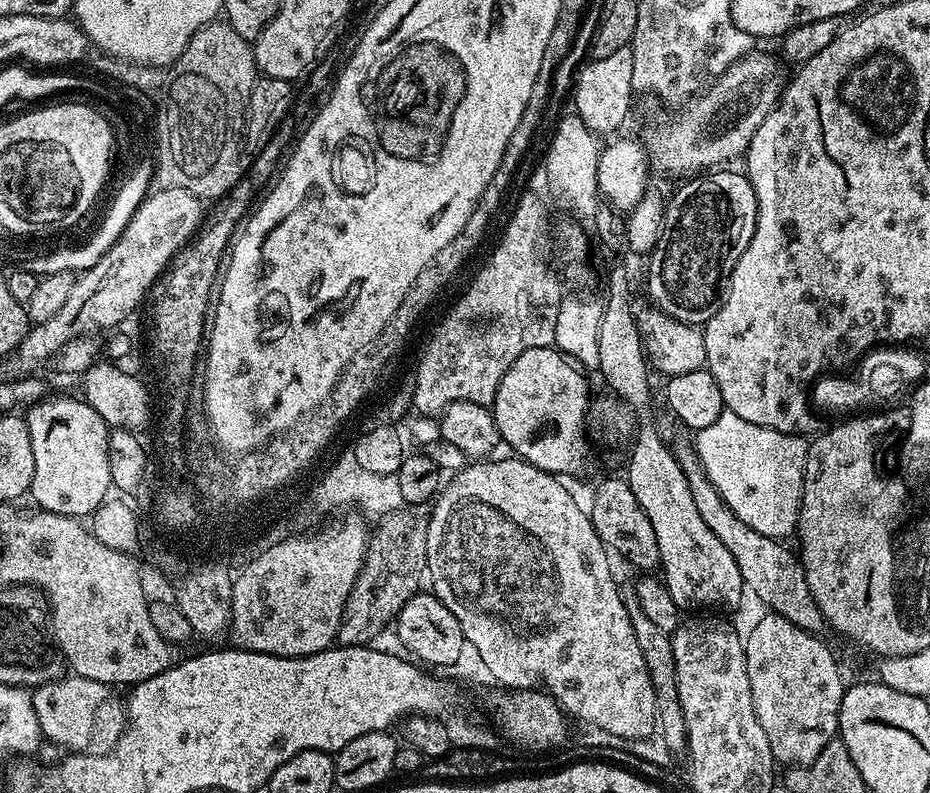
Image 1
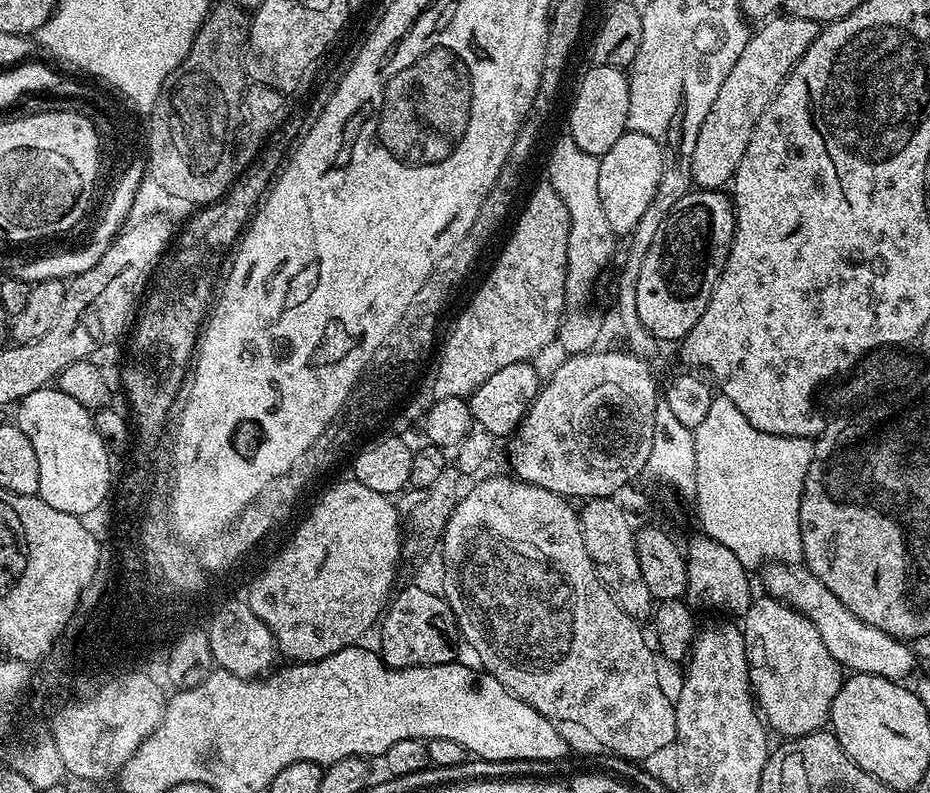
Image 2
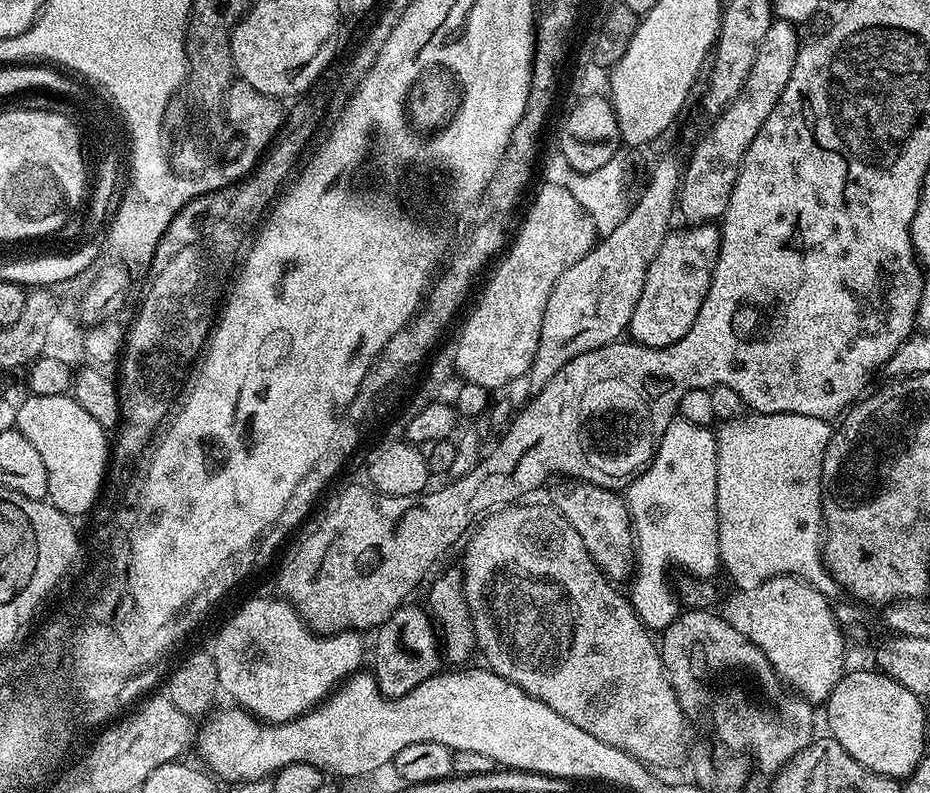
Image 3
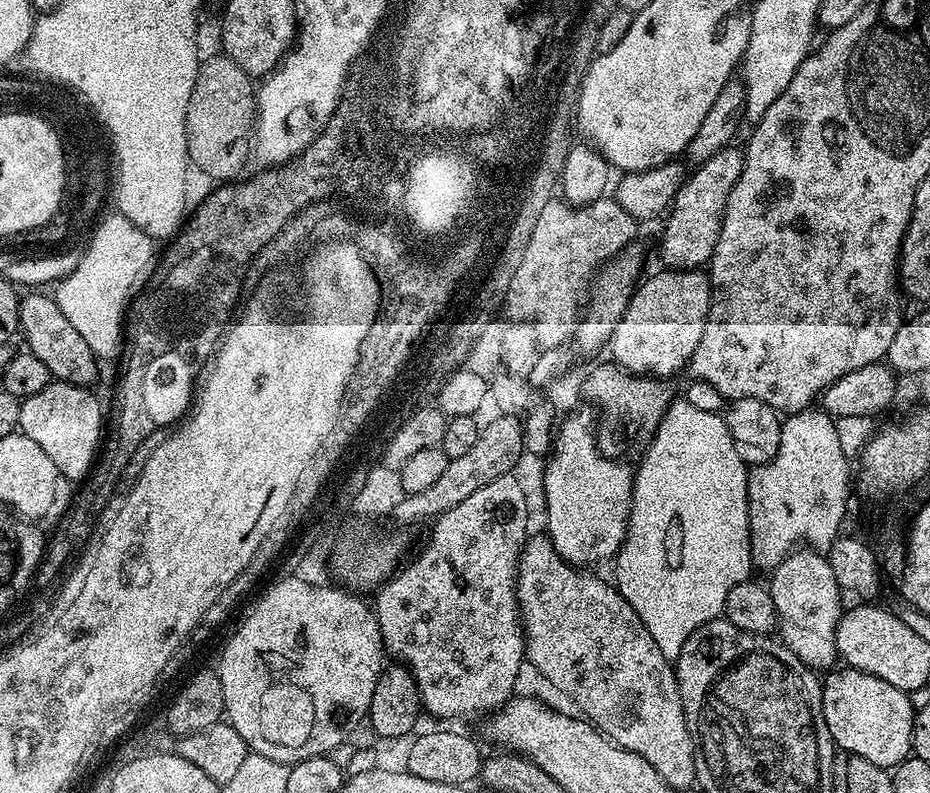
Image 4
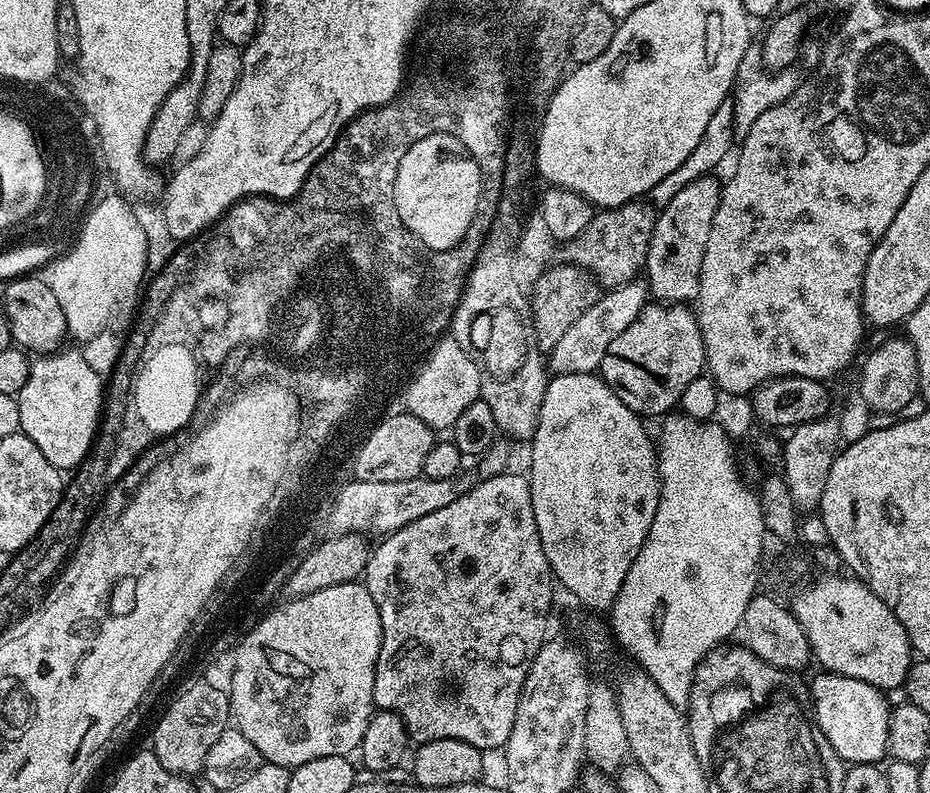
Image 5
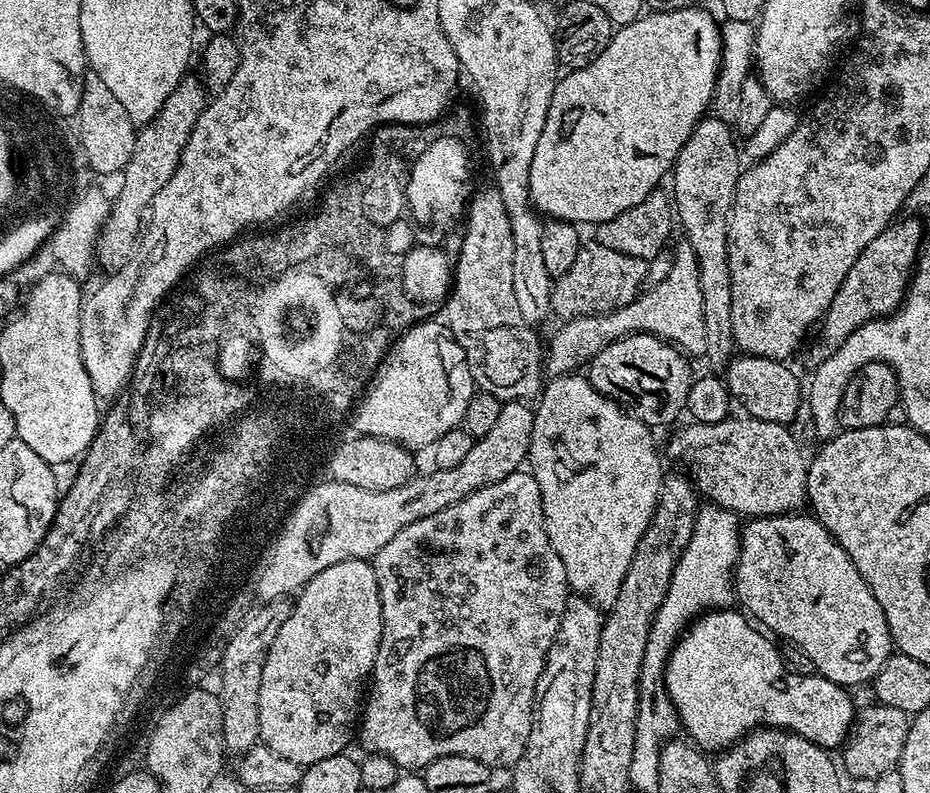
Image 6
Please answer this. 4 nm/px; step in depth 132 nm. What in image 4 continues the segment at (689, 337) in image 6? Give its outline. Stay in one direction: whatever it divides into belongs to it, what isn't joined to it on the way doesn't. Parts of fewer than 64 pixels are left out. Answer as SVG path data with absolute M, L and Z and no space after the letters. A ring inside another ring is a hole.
M729 146L714 154L704 164L695 165L690 175L681 183L666 213L668 225L660 236L660 260L668 270L700 270L711 261L730 190L738 182L744 165L743 151Z

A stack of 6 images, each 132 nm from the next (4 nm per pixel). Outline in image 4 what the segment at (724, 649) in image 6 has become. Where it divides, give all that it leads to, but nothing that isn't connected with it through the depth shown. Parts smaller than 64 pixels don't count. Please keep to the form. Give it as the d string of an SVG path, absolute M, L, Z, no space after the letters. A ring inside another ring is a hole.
M847 666L841 669L841 672L829 671L829 676L822 680L822 710L833 745L839 751L858 754L879 768L895 768L912 751L914 704L908 701L909 693L890 686L890 682L882 682L882 678L874 678L874 674Z

